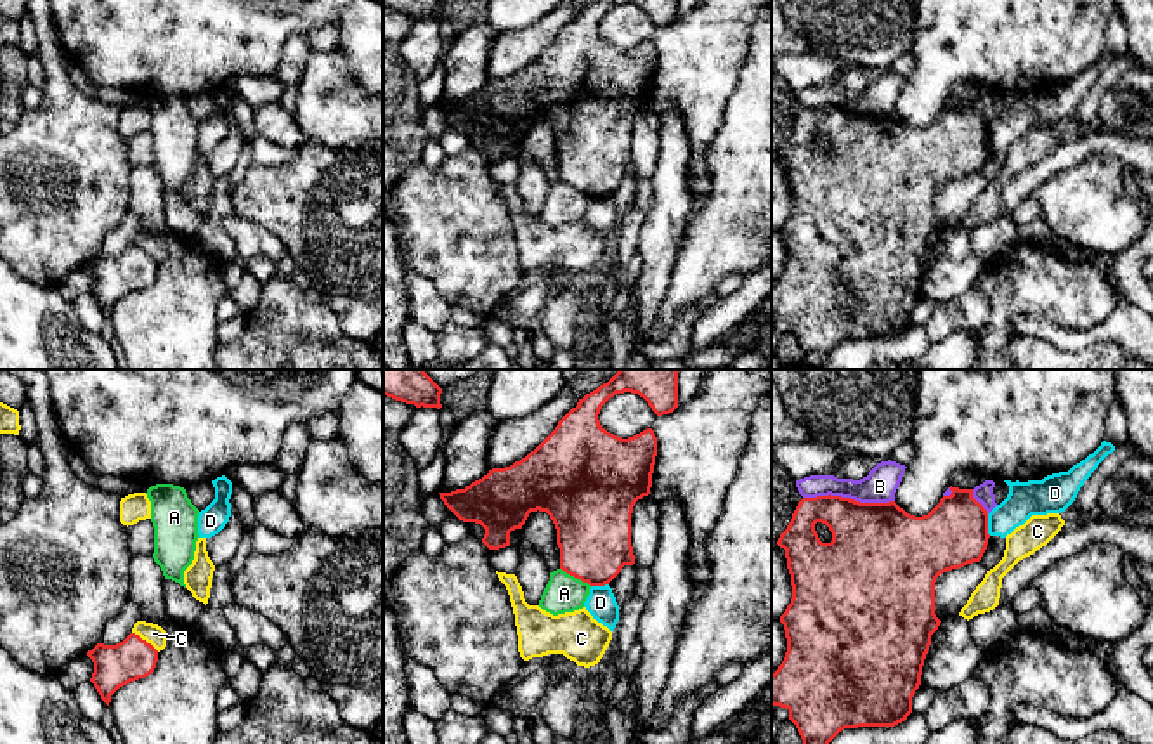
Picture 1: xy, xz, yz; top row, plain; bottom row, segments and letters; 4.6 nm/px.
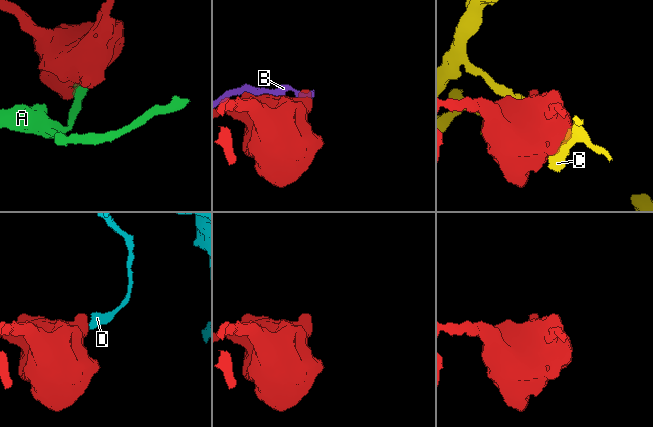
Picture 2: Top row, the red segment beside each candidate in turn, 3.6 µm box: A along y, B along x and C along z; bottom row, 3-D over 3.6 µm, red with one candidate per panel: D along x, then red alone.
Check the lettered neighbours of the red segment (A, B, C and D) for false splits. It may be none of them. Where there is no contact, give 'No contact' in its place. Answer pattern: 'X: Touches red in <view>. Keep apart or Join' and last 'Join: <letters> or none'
A: Touches red in xz. Keep apart
B: Touches red in yz. Keep apart
C: Touches red in xy. Keep apart
D: Touches red in yz. Keep apart
Join: none

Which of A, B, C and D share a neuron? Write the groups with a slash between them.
A / B / C / D

